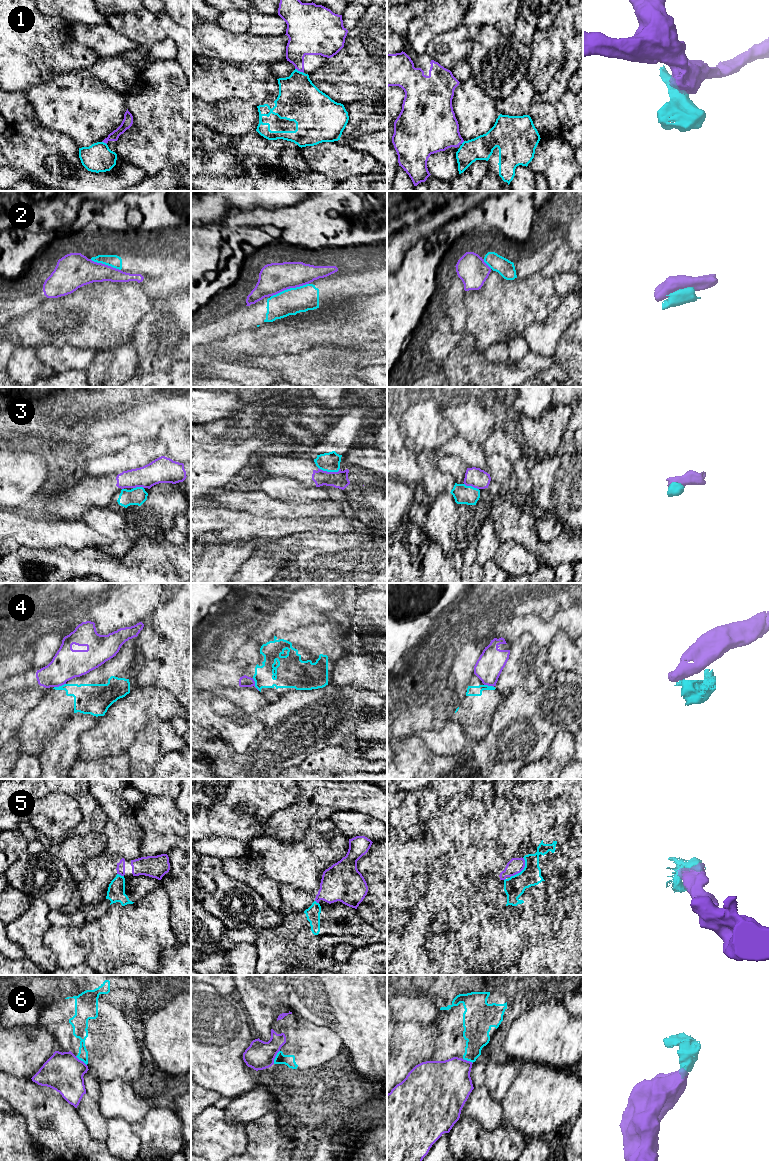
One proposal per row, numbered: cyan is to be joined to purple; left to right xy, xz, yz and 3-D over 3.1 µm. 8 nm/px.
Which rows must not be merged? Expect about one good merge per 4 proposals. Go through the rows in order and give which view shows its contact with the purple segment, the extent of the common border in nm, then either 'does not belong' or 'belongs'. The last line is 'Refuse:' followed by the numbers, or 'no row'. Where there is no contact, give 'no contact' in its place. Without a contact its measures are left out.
1: meets purple in xz; contact 80 nm long; does not belong
2: meets purple in xz; contact 320 nm long; does not belong
3: meets purple in xz; contact 180 nm long; does not belong
4: meets purple in xz; contact 120 nm long; does not belong
5: meets purple in yz; contact 200 nm long; belongs
6: meets purple in xz; contact 120 nm long; does not belong
Refuse: 1, 2, 3, 4, 6

